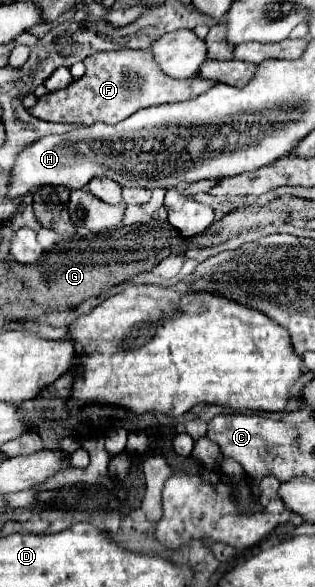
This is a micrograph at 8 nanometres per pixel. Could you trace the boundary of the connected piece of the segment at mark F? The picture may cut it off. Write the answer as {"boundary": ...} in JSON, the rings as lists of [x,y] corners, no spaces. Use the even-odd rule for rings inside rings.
{"boundary":[[[123,49],[123,51],[95,53],[85,59],[85,67],[87,71],[81,79],[73,81],[61,91],[53,91],[39,97],[37,105],[29,109],[31,115],[55,123],[79,123],[79,125],[91,125],[95,121],[119,123],[143,107],[193,99],[213,85],[213,81],[201,79],[197,75],[189,79],[167,77],[155,65],[149,51]]]}

